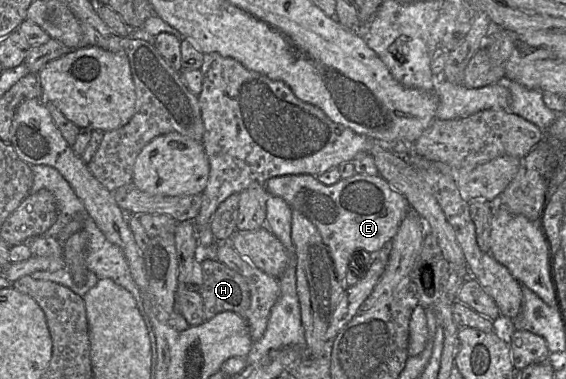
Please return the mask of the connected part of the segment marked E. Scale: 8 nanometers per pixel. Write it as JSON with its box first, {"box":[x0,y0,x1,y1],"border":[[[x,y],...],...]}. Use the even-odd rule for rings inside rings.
{"box":[265,174,410,282],"border":[[[309,174],[282,175],[269,178],[265,183],[268,193],[281,197],[291,207],[305,215],[318,230],[323,243],[328,249],[334,264],[336,277],[343,282],[351,255],[356,250],[365,250],[368,253],[378,252],[390,245],[390,241],[397,233],[399,225],[410,212],[405,197],[393,189],[380,175],[355,174],[341,179],[337,183],[327,186]]]}

